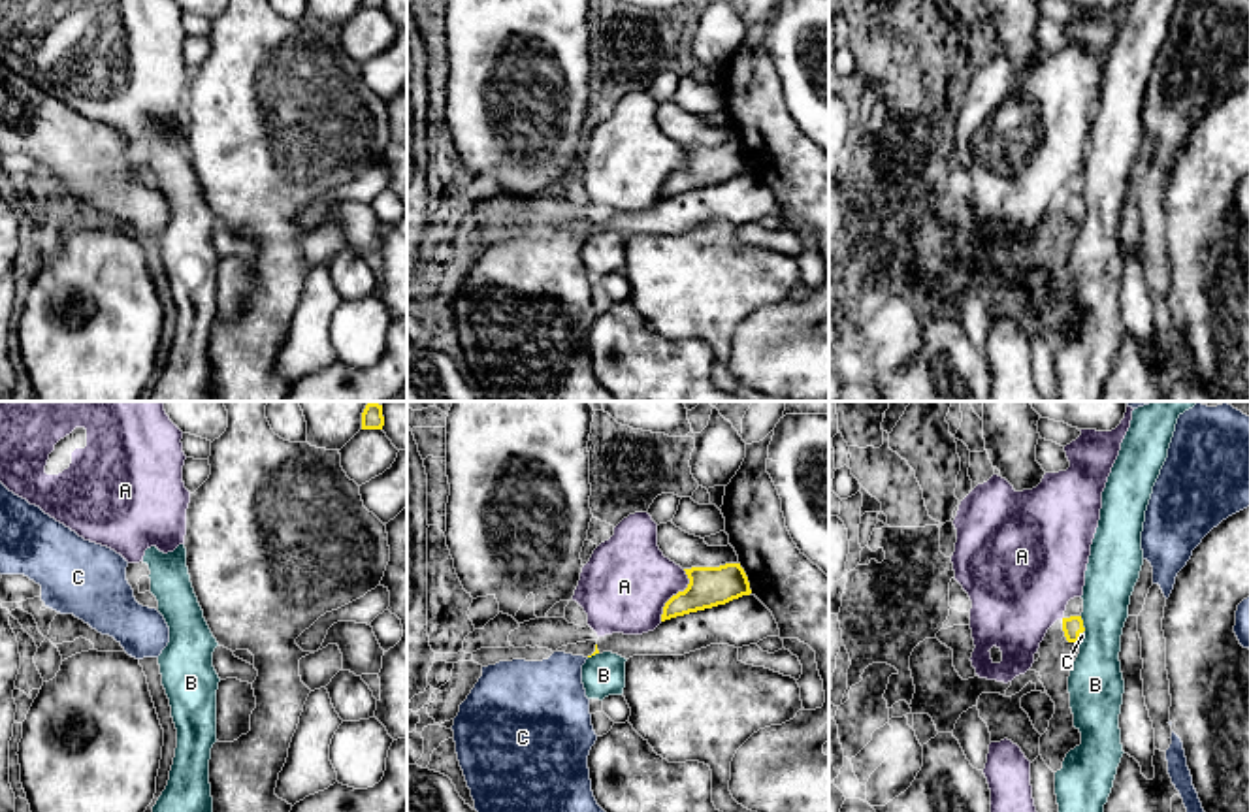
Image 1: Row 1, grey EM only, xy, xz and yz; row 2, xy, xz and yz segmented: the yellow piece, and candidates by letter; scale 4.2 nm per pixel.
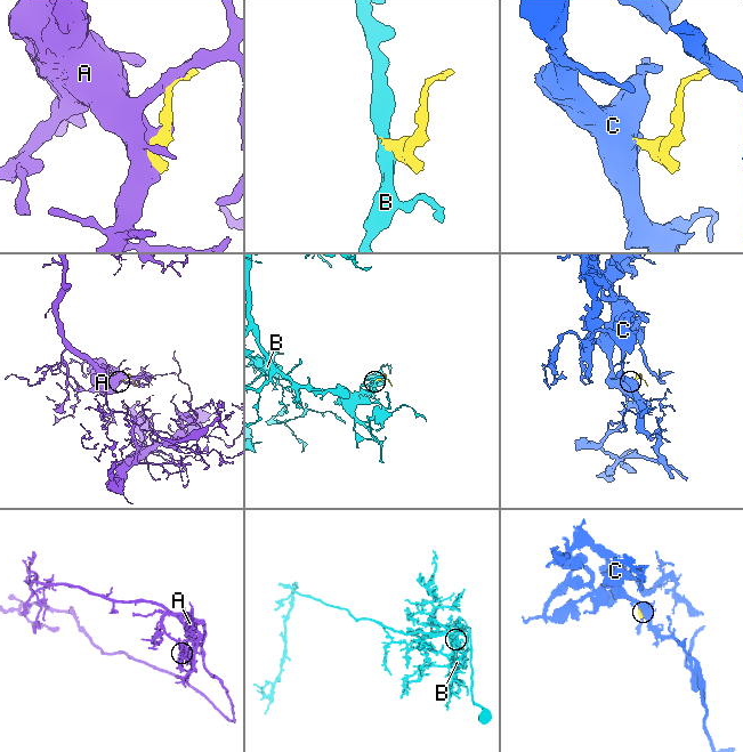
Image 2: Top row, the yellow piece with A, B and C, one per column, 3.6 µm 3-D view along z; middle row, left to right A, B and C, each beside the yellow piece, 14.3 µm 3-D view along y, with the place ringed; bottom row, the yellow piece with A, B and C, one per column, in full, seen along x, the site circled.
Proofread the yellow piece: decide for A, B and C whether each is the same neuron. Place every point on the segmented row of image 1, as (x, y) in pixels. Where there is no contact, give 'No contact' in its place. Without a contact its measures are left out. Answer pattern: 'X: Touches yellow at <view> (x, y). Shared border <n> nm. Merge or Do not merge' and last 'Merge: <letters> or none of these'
A: Touches yellow at xz (677, 594). Shared border 240 nm. Do not merge
B: Touches yellow at yz (1082, 624). Shared border 70 nm. Do not merge
C: Touches yellow at yz (1078, 635). Shared border 60 nm. Merge
Merge: C

